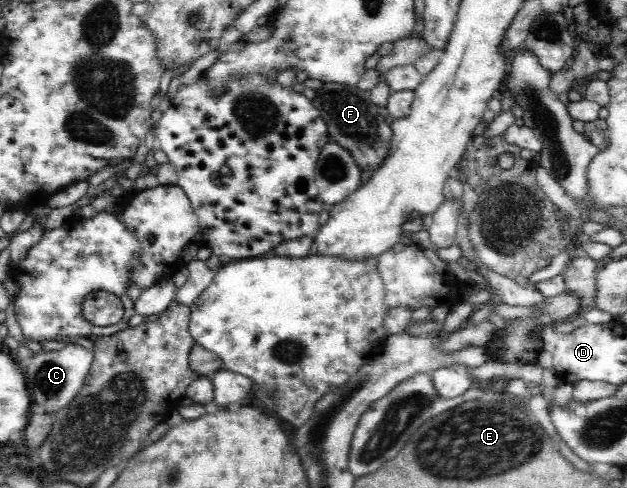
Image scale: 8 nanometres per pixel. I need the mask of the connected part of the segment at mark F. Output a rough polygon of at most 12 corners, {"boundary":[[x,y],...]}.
{"boundary":[[324,83],[313,105],[359,170],[388,156],[392,127],[370,91]]}

